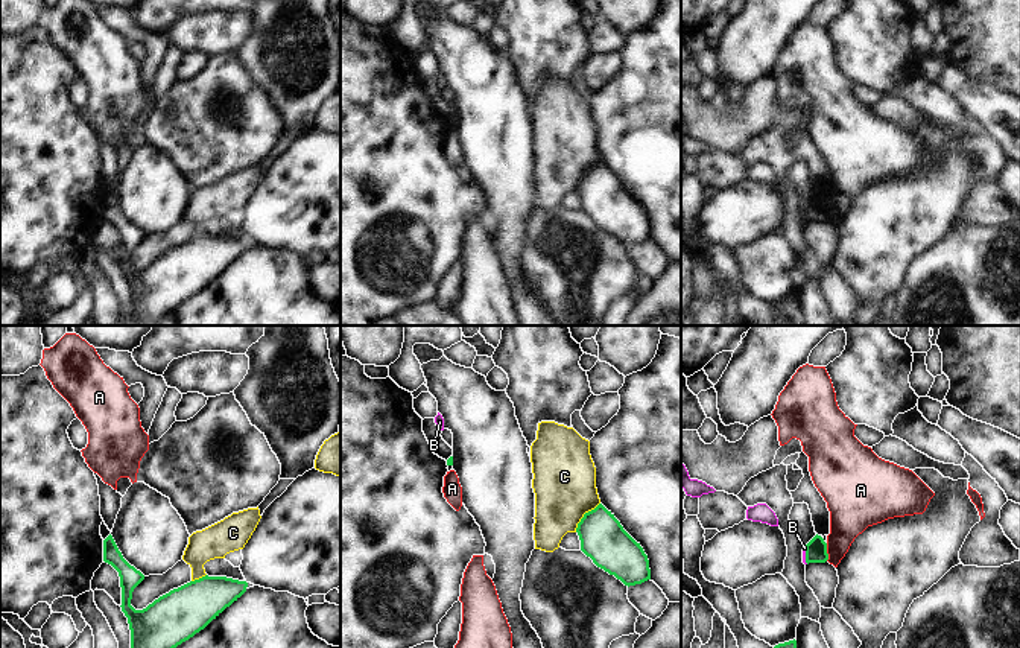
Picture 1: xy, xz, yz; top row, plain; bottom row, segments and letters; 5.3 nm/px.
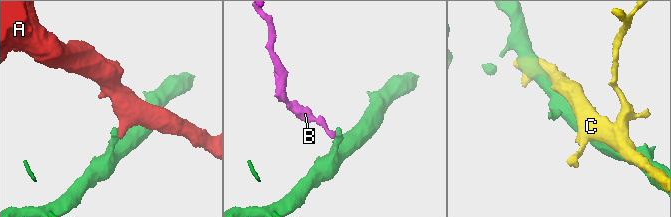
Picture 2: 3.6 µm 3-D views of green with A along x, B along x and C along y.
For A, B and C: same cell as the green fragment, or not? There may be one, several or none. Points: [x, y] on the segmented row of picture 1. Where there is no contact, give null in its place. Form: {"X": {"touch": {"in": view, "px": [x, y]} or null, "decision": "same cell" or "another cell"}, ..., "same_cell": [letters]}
{"A": {"touch": {"in": "yz", "px": [826, 552]}, "decision": "another cell"}, "B": {"touch": {"in": "yz", "px": [806, 555]}, "decision": "another cell"}, "C": {"touch": {"in": "xz", "px": [584, 516]}, "decision": "another cell"}, "same_cell": []}

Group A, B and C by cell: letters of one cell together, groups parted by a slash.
A / B / C

